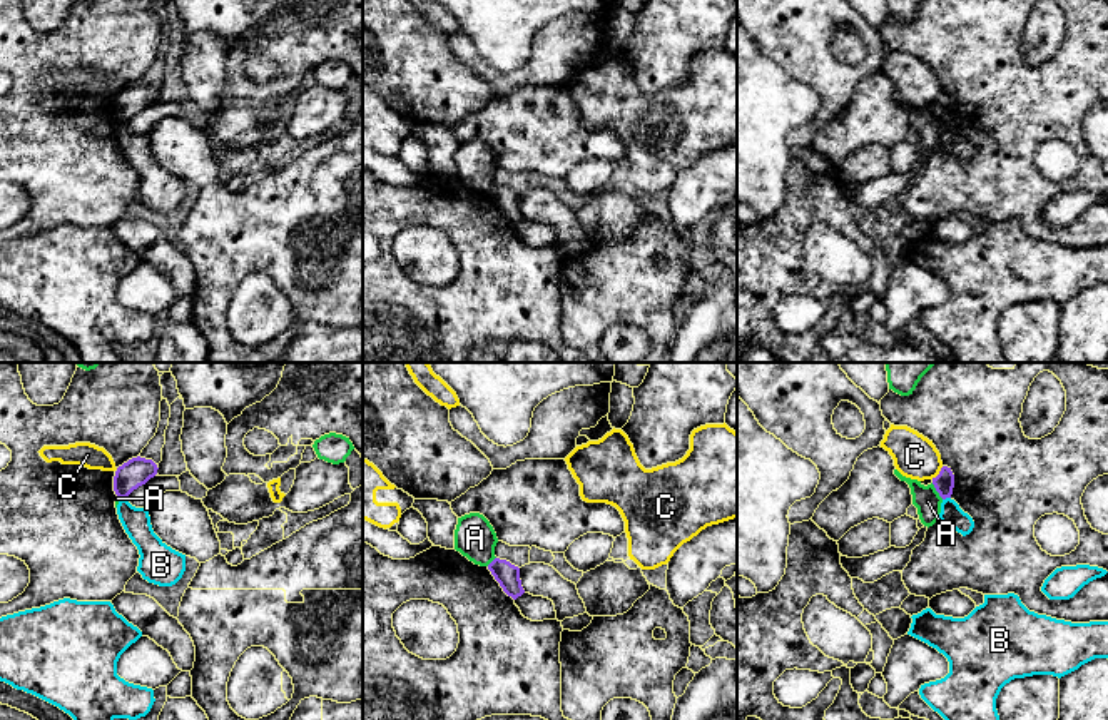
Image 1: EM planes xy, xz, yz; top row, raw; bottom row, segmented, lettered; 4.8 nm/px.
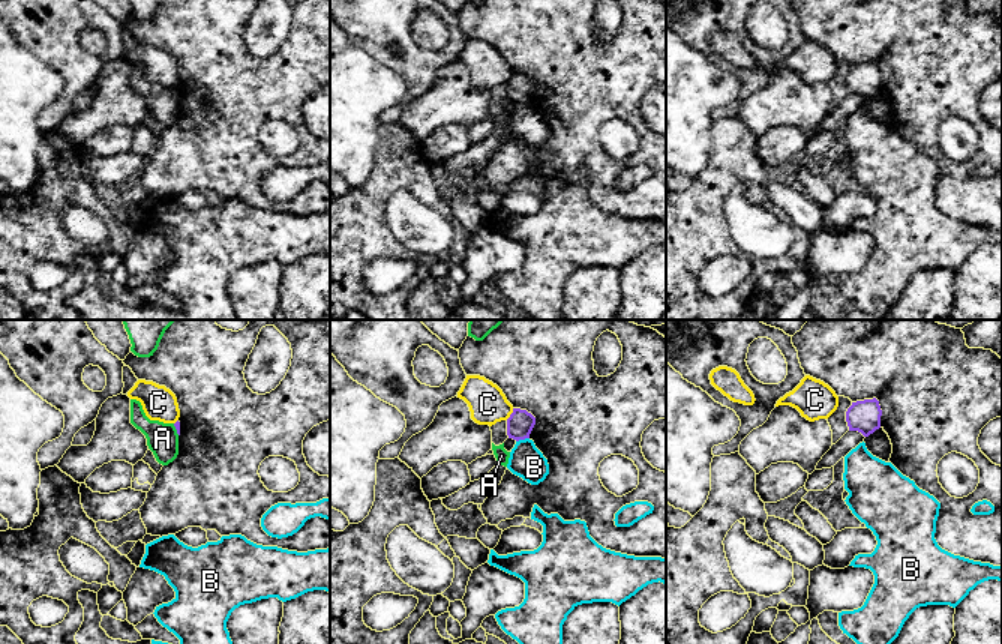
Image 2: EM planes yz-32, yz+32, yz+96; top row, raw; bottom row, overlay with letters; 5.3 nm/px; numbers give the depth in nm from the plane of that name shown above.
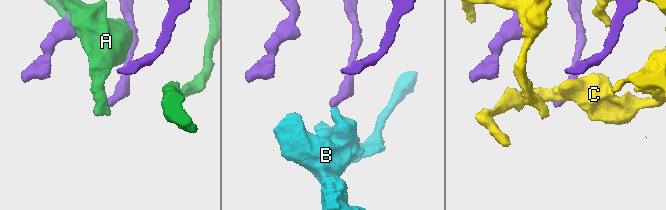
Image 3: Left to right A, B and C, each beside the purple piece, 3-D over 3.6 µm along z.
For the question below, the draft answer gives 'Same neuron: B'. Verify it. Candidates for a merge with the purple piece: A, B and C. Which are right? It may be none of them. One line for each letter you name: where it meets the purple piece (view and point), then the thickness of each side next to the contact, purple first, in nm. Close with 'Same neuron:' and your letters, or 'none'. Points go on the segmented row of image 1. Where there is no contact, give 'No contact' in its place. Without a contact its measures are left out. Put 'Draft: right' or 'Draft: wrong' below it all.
Same neuron: none
Draft: wrong

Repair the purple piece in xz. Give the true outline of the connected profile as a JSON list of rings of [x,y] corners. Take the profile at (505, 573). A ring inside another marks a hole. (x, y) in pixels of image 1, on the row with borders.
[[[495,558],[490,565],[488,570],[495,576],[495,580],[500,583],[503,591],[516,600],[525,593],[520,580],[520,568],[511,565],[506,560]]]

